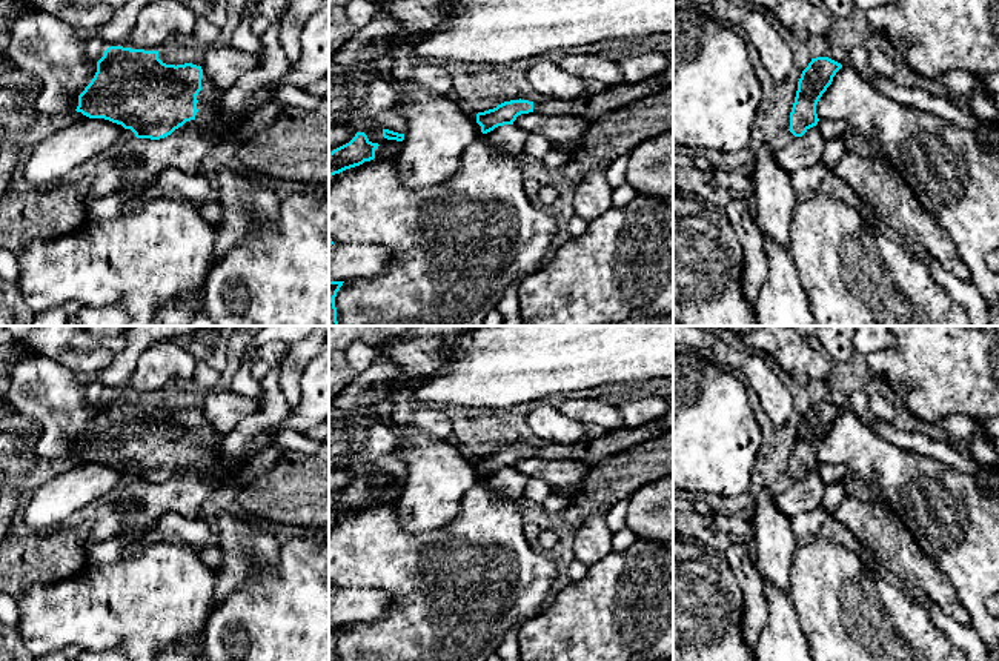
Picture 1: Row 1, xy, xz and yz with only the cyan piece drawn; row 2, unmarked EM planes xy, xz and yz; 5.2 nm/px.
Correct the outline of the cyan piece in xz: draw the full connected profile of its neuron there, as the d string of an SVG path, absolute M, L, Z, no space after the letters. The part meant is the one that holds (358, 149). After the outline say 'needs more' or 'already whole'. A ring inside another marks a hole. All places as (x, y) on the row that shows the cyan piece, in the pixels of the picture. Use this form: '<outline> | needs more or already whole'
M357 132L349 143L329 152L329 177L373 160L378 146L364 132Z | already whole

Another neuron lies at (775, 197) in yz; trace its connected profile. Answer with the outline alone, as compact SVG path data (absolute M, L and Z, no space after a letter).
M768 144L756 152L753 181L756 226L762 237L768 237L790 249L788 228L798 194L792 186L790 174L778 164L776 151Z

